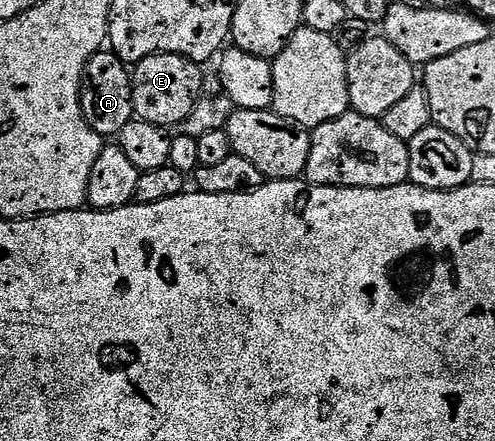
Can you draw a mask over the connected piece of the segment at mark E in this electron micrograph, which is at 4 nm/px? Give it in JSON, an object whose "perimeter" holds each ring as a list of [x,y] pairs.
{"perimeter":[[[183,55],[145,57],[134,64],[131,76],[136,116],[158,127],[174,128],[181,121],[185,121],[185,117],[189,117],[193,105],[199,100],[204,74],[204,68],[200,64]]]}

